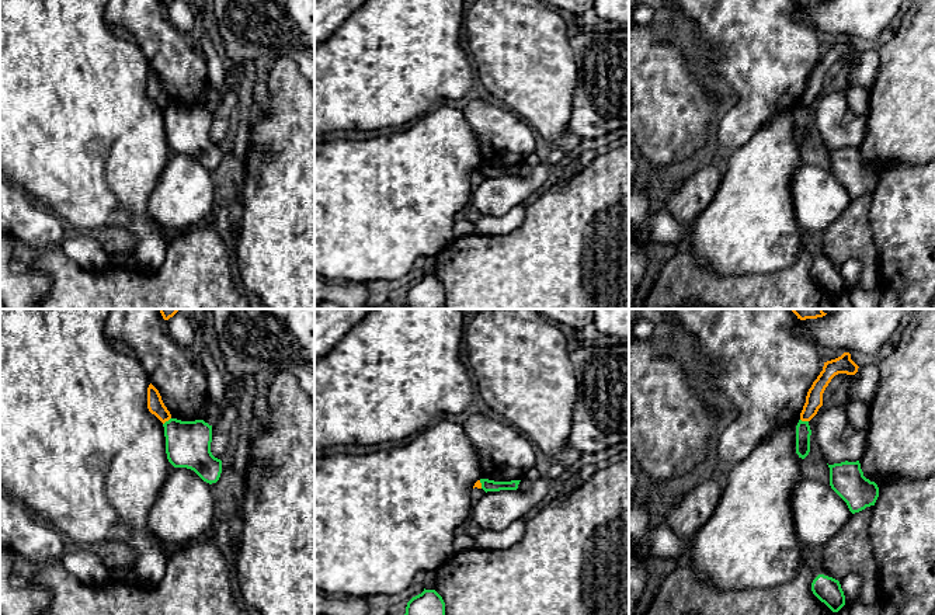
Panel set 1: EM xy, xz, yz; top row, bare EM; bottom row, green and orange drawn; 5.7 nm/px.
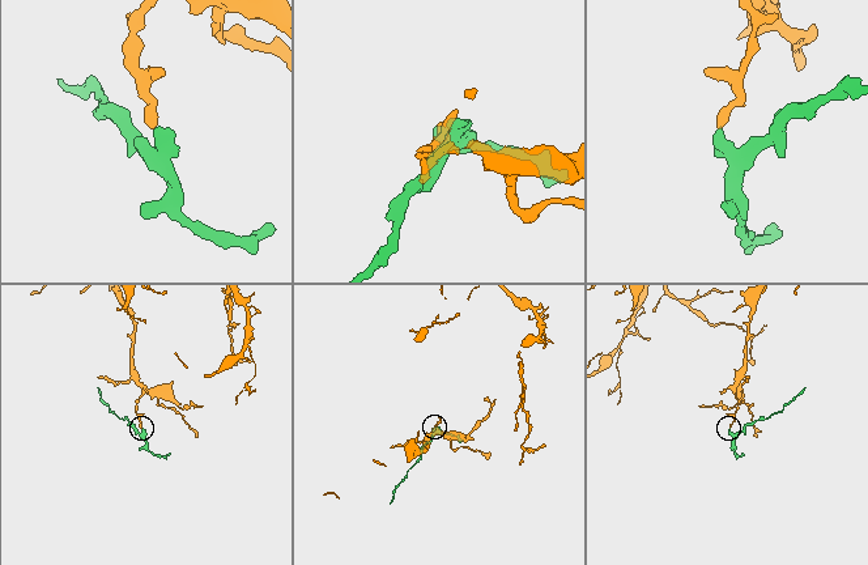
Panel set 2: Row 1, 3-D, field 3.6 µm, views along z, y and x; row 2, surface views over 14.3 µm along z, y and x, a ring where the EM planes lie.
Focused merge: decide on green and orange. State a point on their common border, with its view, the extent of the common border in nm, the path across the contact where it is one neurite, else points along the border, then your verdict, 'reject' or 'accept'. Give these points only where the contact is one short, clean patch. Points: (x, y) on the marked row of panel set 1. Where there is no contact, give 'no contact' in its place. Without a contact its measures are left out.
contact xy (166, 421); length 60 nm; border xy (170, 417), (163, 424); reject

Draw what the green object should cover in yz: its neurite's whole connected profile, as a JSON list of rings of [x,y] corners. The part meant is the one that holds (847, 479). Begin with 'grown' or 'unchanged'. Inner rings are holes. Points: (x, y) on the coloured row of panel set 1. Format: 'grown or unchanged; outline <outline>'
unchanged; outline [[[859,461],[828,465],[830,486],[847,503],[852,514],[875,505],[879,487],[863,476]]]

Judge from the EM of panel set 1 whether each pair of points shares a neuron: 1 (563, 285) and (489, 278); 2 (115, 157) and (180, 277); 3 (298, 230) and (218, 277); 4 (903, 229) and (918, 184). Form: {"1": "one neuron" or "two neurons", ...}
{"1": "one neuron", "2": "two neurons", "3": "two neurons", "4": "one neuron"}

